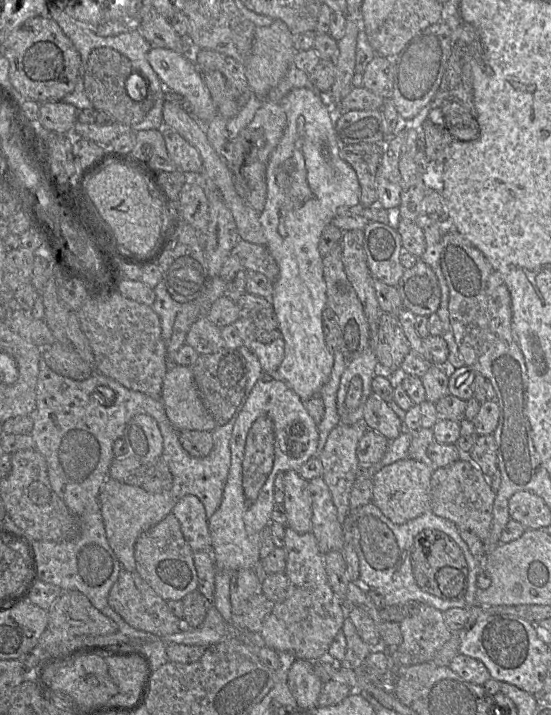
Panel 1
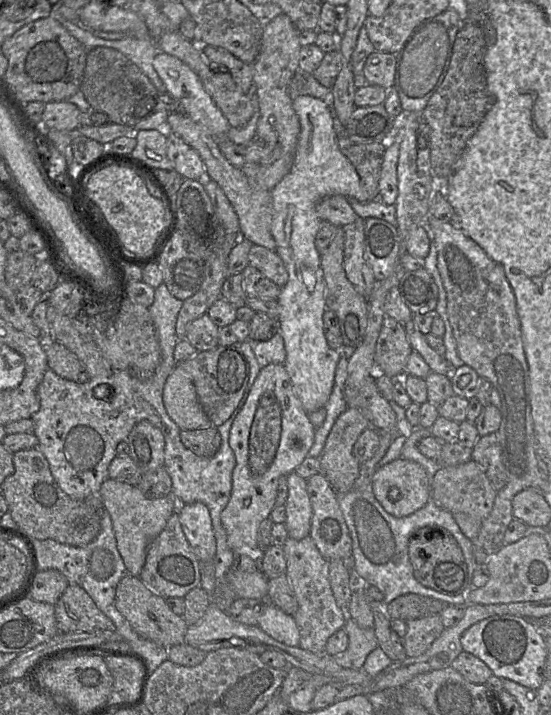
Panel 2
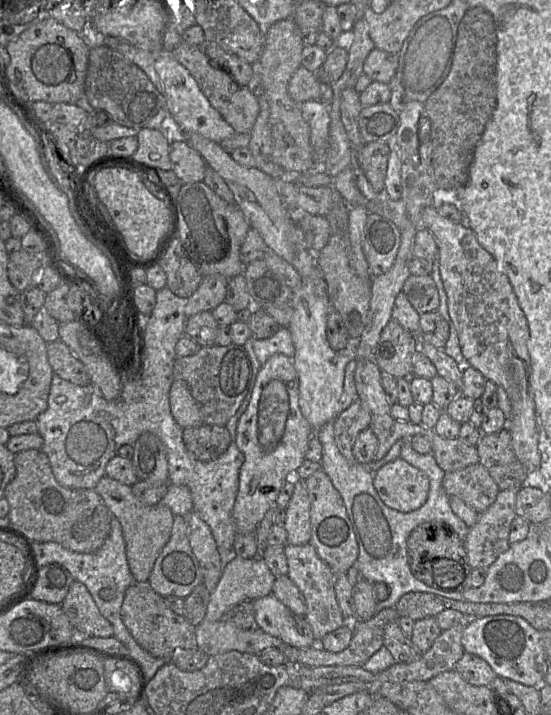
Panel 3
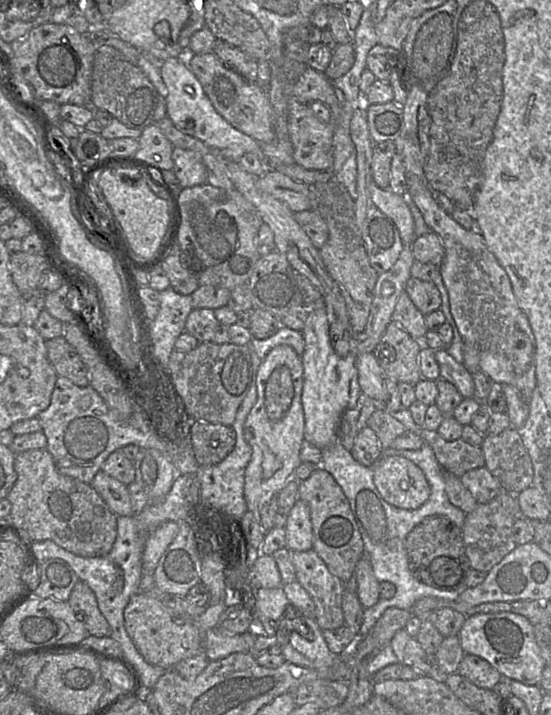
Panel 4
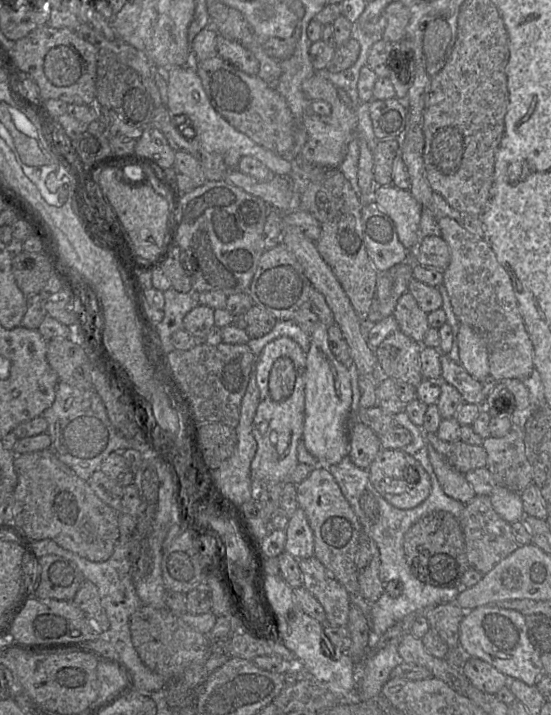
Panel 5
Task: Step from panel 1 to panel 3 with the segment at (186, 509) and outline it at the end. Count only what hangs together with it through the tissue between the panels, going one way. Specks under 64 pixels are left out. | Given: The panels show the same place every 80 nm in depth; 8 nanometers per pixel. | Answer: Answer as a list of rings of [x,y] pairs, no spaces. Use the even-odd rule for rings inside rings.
[[[192,511],[185,517],[190,546],[202,570],[202,583],[211,592],[223,570],[216,542],[209,526],[197,512]]]

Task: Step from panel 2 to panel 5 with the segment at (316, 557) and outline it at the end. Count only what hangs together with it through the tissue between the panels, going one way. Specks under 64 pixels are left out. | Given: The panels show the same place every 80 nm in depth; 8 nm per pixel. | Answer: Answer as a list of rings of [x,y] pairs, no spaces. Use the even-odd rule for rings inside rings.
[[[315,557],[299,560],[303,587],[323,606],[326,624],[346,626],[351,607],[351,595]]]

